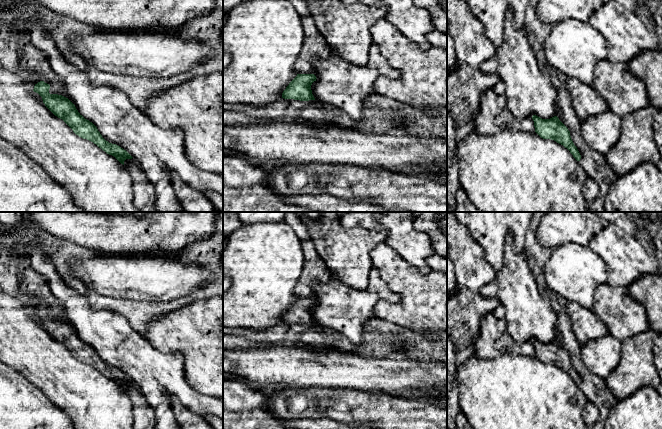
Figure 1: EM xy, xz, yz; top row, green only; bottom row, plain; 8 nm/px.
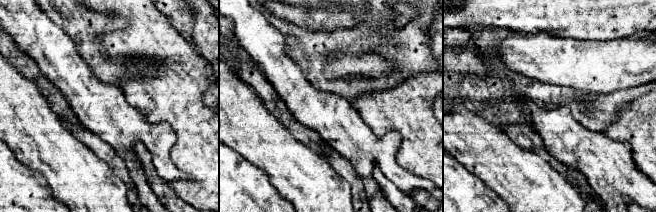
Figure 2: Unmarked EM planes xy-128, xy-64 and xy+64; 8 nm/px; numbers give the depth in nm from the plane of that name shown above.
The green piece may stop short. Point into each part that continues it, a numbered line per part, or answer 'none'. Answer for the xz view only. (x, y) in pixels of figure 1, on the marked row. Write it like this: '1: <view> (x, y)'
none

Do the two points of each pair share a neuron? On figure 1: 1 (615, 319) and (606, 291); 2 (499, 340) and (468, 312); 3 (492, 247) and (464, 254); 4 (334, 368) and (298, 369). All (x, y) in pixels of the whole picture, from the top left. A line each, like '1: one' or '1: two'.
1: one
2: two
3: two
4: one

